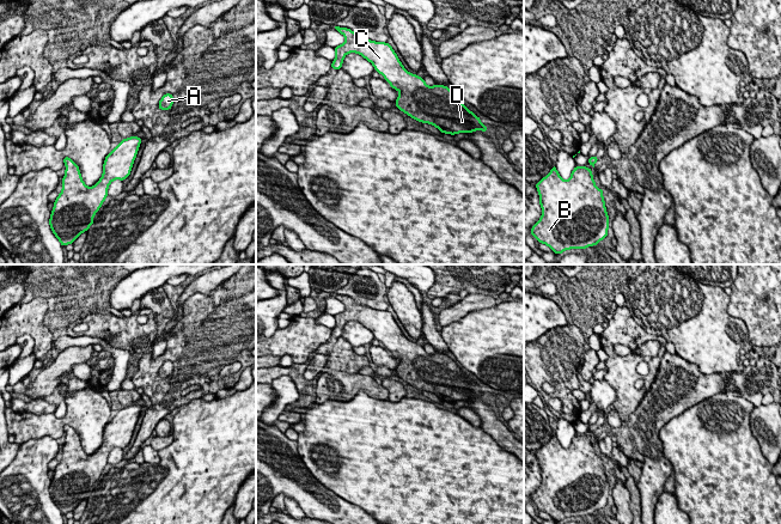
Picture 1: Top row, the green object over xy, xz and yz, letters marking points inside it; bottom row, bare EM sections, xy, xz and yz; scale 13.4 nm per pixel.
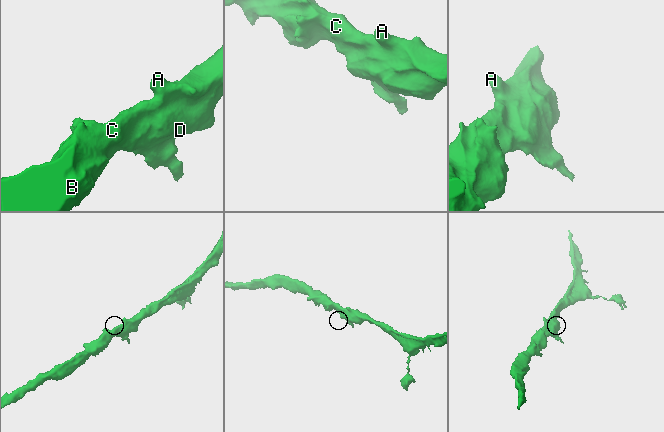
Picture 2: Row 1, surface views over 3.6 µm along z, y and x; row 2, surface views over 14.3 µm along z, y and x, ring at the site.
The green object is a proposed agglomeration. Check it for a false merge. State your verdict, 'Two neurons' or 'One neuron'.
One neuron

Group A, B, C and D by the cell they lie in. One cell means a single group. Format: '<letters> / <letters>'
A B C D

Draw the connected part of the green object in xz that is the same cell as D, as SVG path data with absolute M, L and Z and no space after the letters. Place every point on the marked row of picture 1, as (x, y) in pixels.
M347 28L335 29L344 36L346 42L335 47L332 69L341 69L347 54L360 54L399 92L395 100L396 108L411 118L433 124L441 133L451 135L475 130L487 133L488 127L447 86L428 86L423 78L409 73L388 42L367 39Z

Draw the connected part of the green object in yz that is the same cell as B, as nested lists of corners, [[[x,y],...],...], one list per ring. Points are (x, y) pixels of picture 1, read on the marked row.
[[[554,166],[537,182],[536,188],[539,194],[542,217],[530,233],[537,238],[537,242],[561,255],[565,250],[585,250],[587,246],[597,245],[608,236],[609,215],[603,197],[604,191],[597,188],[591,169],[575,166],[569,179],[563,181]]]

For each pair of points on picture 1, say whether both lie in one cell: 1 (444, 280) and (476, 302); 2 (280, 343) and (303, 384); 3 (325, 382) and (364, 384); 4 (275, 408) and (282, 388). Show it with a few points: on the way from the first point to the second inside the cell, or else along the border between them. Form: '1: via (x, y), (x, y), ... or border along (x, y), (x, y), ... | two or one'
1: border along (469, 292), (480, 292), (494, 298) | two
2: border along (293, 363), (304, 364) | two
3: via (335, 384), (354, 384) | one
4: via (280, 403), (282, 392) | one

